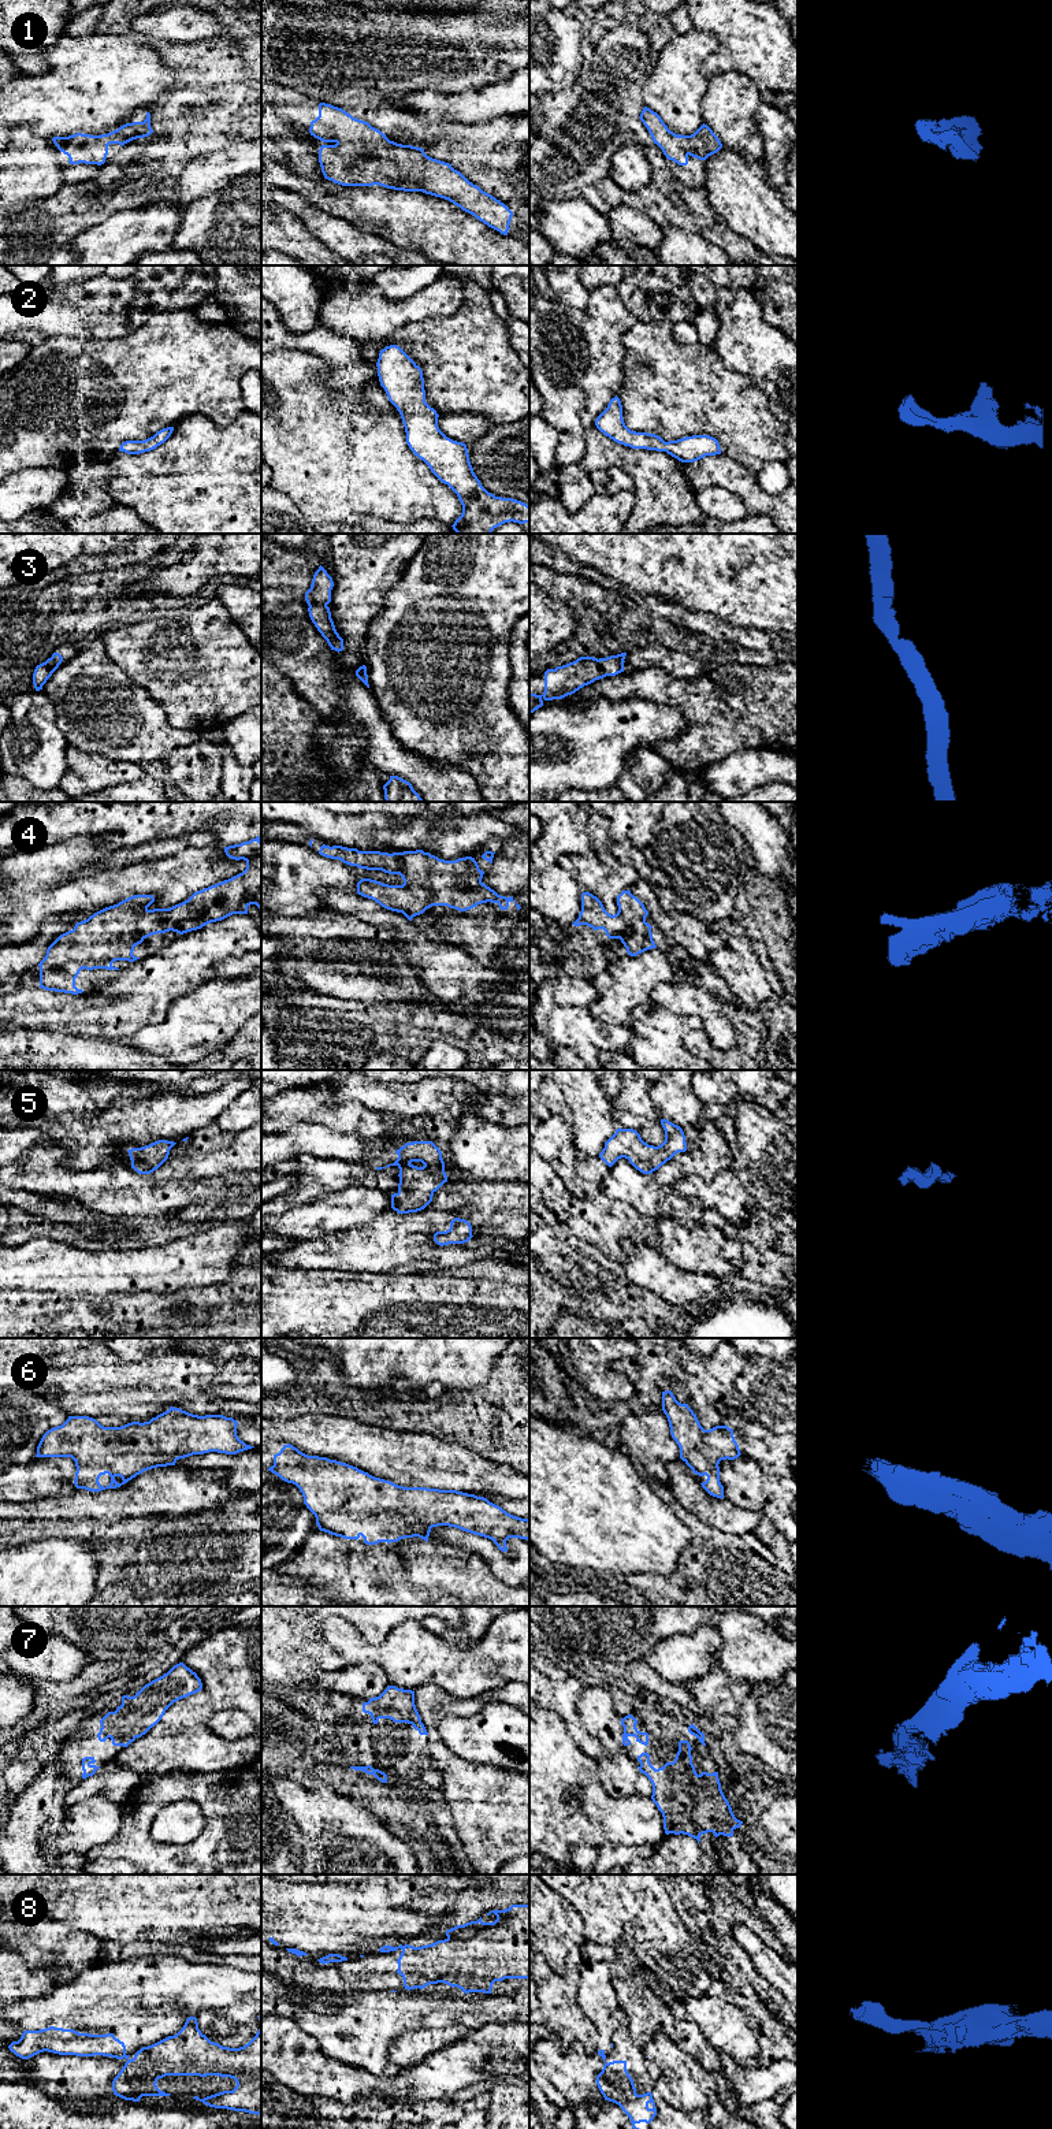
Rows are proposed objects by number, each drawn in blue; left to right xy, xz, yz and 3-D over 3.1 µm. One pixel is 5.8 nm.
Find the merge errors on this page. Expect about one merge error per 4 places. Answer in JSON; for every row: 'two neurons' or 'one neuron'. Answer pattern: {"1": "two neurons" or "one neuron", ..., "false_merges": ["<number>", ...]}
{"1": "one neuron", "2": "one neuron", "3": "one neuron", "4": "one neuron", "5": "one neuron", "6": "one neuron", "7": "one neuron", "8": "two neurons", "false_merges": ["8"]}

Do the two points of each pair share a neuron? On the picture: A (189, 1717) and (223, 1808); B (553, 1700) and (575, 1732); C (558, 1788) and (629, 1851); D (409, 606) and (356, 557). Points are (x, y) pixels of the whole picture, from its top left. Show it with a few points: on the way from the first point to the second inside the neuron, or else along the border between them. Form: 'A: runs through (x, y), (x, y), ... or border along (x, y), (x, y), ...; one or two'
A: border along (241, 1767), (219, 1771), (177, 1771); two
B: runs through (561, 1708), (573, 1724); one
C: border along (655, 1846), (599, 1845), (595, 1849); two
D: border along (411, 563), (386, 591), (386, 604), (375, 616); two

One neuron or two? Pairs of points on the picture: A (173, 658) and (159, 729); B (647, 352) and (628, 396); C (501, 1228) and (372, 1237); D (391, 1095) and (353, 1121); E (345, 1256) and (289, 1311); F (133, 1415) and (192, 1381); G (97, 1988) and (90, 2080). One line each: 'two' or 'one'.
A: two
B: one
C: one
D: two
E: two
F: one
G: two

